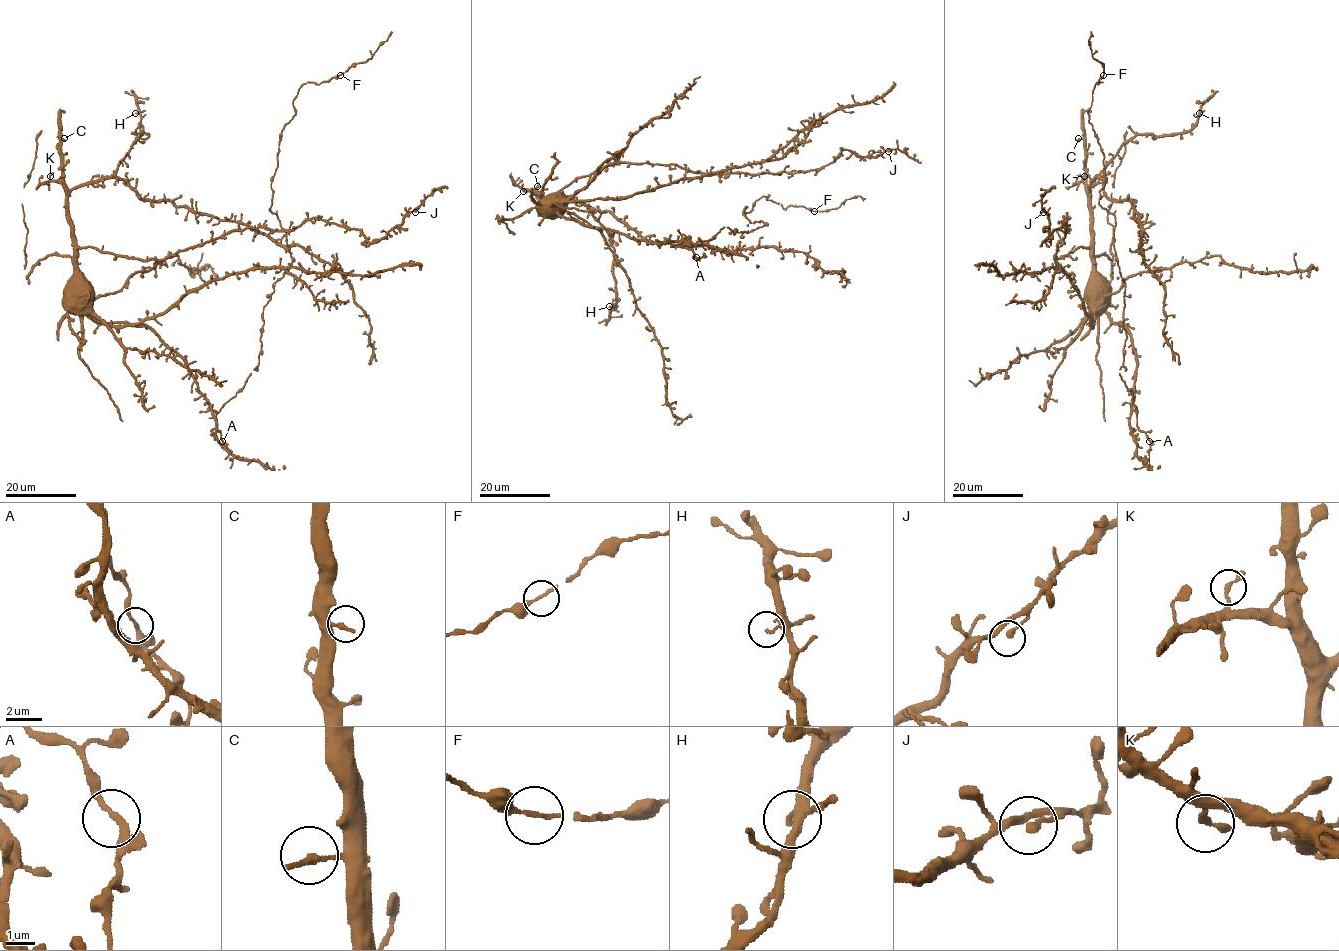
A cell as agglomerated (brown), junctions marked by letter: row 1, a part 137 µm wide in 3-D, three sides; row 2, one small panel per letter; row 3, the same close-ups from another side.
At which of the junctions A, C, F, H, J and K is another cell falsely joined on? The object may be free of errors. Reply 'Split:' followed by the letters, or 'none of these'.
Split: none of these

